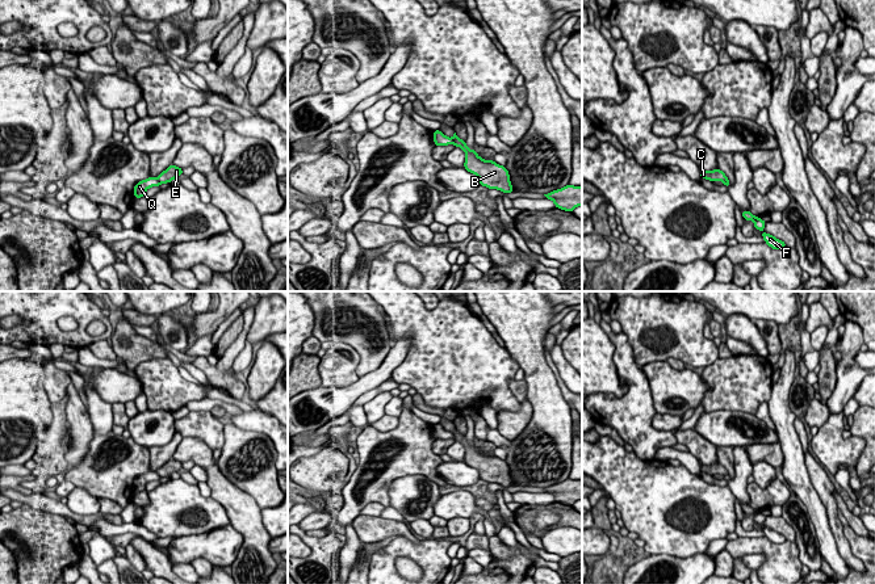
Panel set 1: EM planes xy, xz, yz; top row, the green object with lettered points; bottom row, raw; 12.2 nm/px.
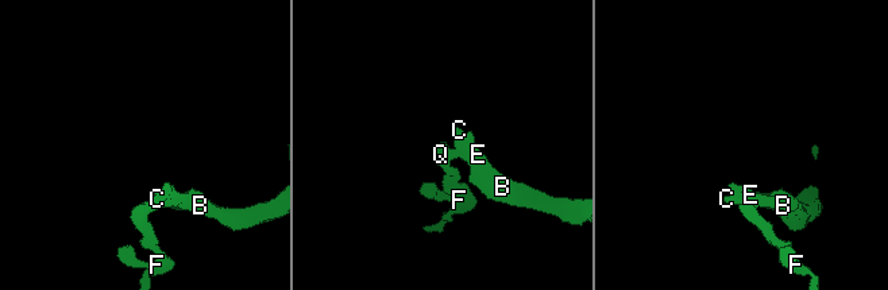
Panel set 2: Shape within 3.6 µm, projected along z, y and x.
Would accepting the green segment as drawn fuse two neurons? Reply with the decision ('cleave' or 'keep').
cleave

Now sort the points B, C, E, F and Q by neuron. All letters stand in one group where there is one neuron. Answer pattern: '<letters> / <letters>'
B C E / F Q

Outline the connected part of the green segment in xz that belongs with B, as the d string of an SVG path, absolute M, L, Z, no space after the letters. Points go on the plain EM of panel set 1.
M456 427L453 428L452 434L456 441L464 444L466 449L464 462L480 472L480 479L489 483L498 483L503 487L514 486L506 461L499 459L493 454L483 454L480 451L476 442L470 445L465 434L461 434Z

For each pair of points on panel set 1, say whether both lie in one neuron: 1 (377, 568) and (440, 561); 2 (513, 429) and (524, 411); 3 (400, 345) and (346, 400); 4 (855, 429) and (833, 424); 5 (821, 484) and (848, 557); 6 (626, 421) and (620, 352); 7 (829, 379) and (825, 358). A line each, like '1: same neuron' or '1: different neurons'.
1: same neuron
2: same neuron
3: same neuron
4: different neurons
5: same neuron
6: same neuron
7: same neuron

